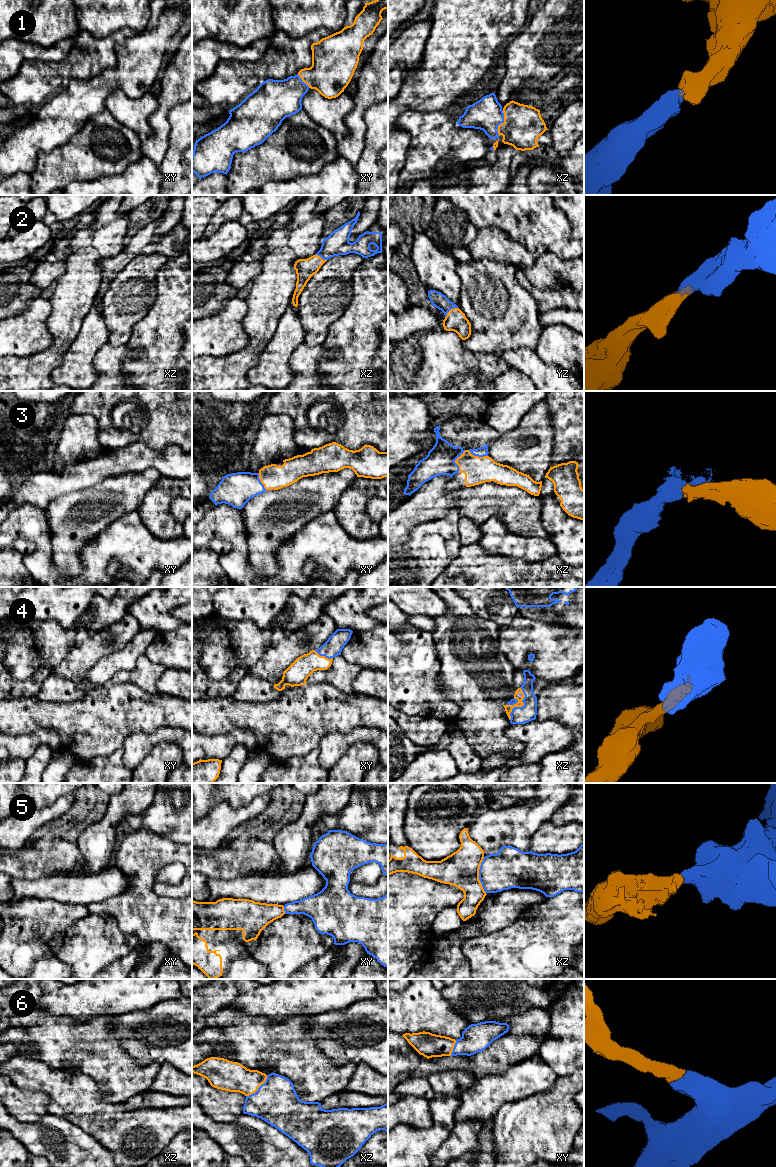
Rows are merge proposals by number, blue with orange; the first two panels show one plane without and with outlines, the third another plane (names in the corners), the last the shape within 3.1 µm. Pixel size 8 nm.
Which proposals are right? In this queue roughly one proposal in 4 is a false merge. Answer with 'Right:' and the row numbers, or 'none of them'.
Right: 1, 2, 3, 4, 6

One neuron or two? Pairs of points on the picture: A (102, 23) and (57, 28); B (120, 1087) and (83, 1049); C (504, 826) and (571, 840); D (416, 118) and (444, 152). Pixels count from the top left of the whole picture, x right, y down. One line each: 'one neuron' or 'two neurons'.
A: two neurons
B: one neuron
C: two neurons
D: one neuron

